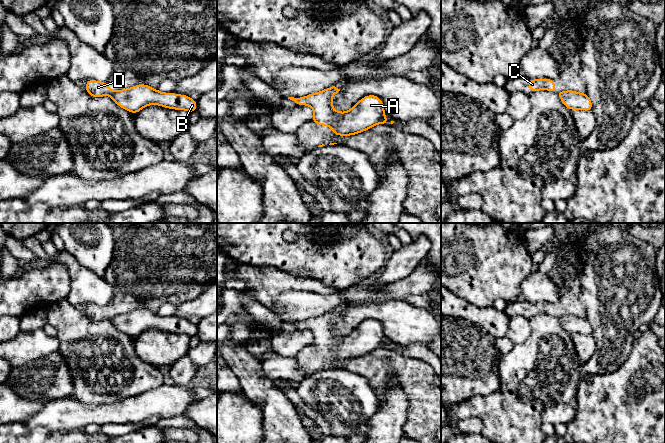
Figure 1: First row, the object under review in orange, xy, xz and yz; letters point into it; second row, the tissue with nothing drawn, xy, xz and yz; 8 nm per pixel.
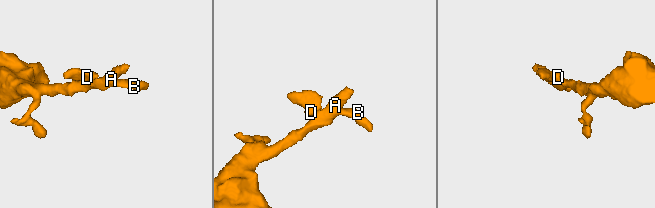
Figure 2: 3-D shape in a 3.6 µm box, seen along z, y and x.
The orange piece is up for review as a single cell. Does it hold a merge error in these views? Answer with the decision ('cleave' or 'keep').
cleave

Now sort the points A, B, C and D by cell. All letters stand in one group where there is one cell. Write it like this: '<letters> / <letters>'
A B / C D

